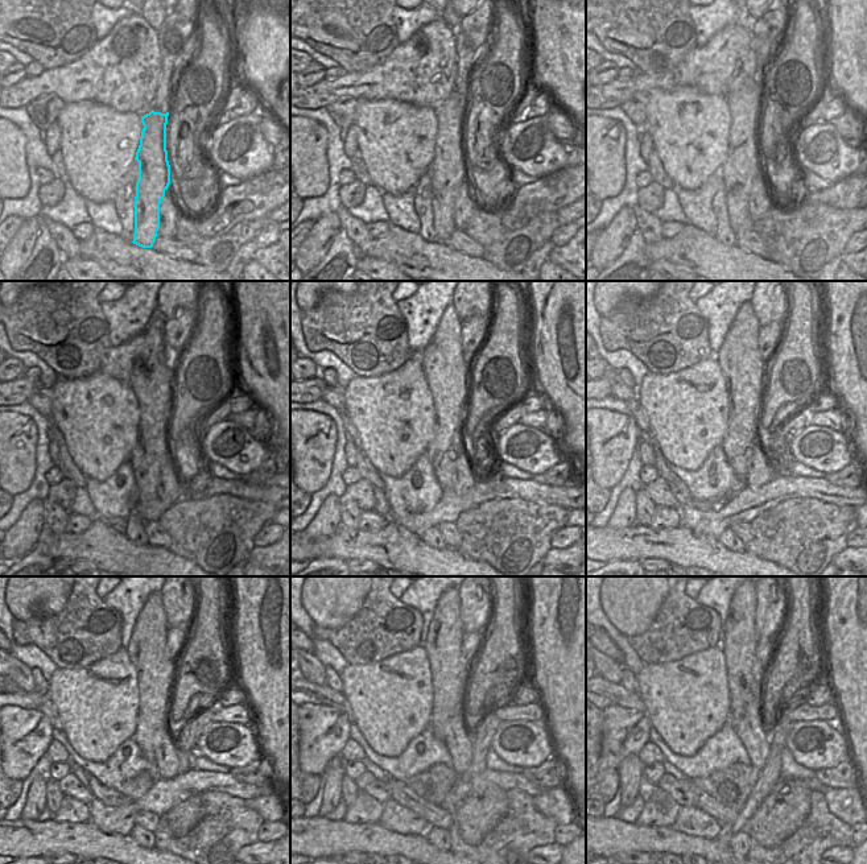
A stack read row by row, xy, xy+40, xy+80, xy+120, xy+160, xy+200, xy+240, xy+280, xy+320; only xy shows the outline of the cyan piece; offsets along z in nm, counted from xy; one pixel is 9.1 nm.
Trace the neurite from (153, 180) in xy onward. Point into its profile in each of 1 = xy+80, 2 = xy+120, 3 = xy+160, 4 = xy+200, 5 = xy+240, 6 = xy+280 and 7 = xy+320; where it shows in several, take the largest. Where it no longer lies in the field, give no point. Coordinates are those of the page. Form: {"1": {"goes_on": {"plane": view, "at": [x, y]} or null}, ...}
{"1": {"goes_on": {"plane": "xy+80", "at": [739, 170]}}, "2": {"goes_on": {"plane": "xy+120", "at": [152, 387]}}, "3": {"goes_on": {"plane": "xy+160", "at": [446, 370]}}, "4": {"goes_on": {"plane": "xy+200", "at": [744, 372]}}, "5": {"goes_on": {"plane": "xy+240", "at": [147, 650]}}, "6": {"goes_on": {"plane": "xy+280", "at": [449, 672]}}, "7": {"goes_on": {"plane": "xy+320", "at": [744, 676]}}}

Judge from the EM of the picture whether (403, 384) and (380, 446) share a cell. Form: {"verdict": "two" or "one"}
{"verdict": "one"}

